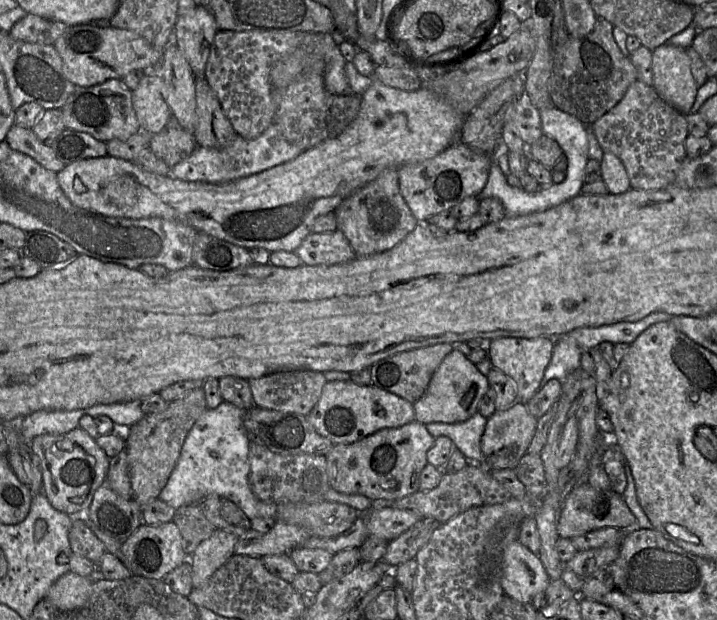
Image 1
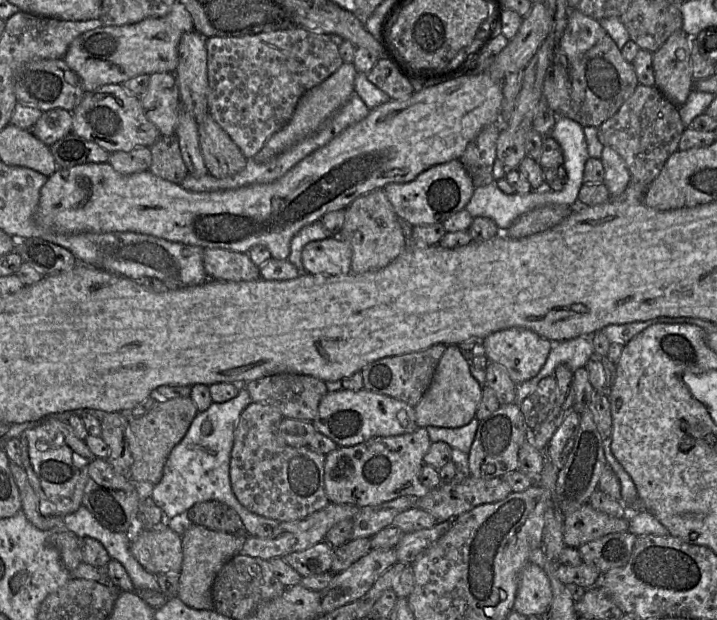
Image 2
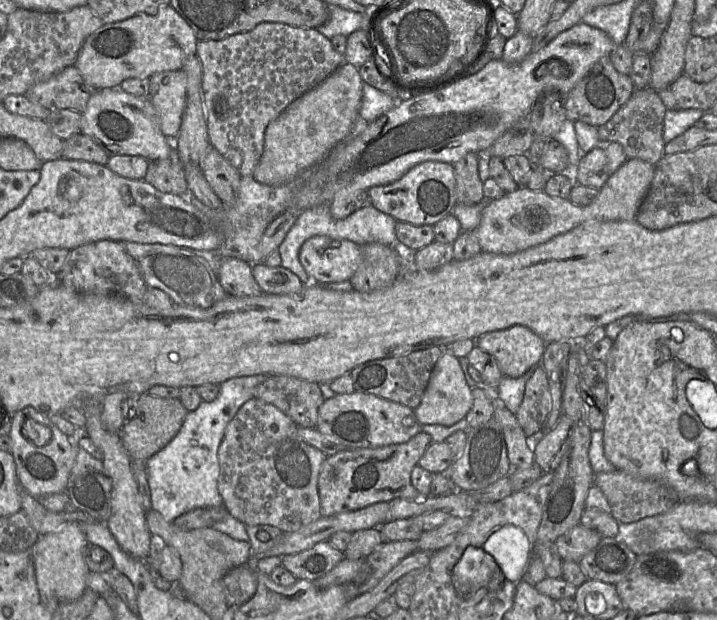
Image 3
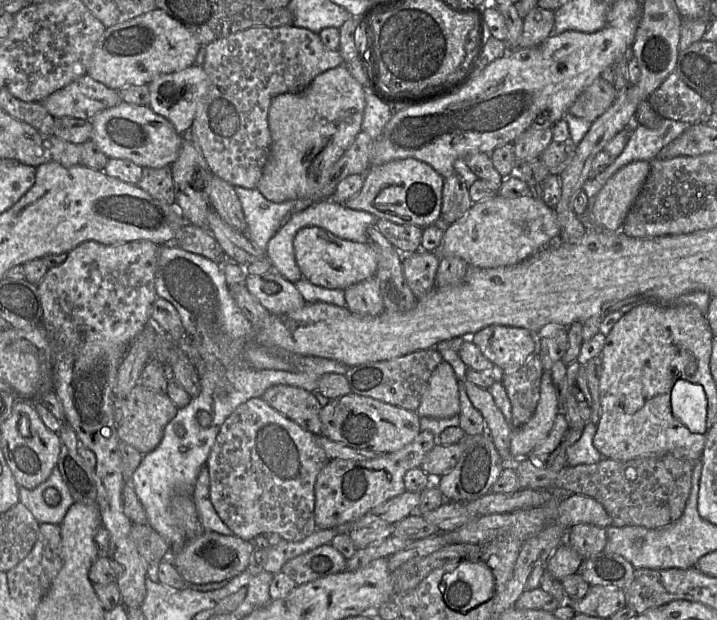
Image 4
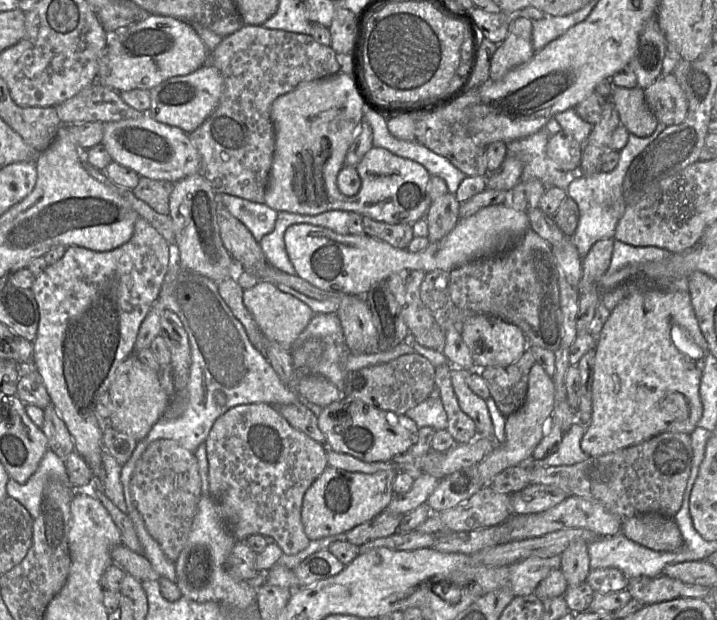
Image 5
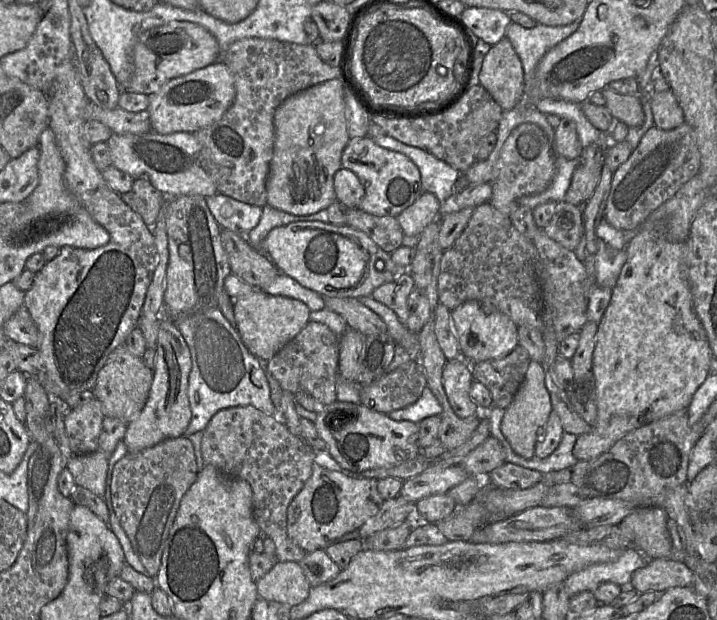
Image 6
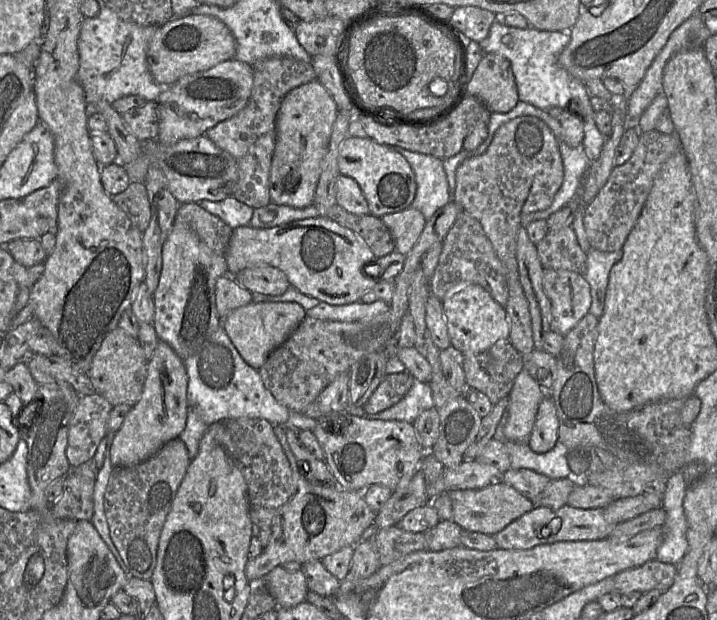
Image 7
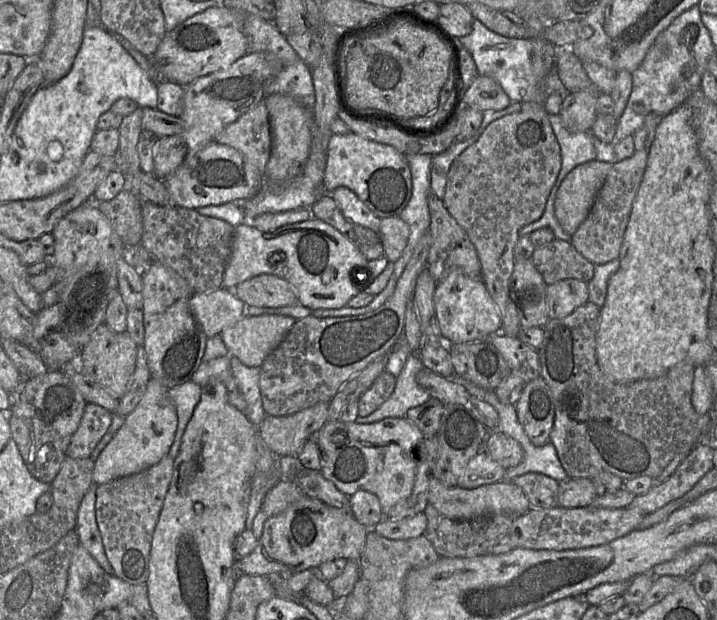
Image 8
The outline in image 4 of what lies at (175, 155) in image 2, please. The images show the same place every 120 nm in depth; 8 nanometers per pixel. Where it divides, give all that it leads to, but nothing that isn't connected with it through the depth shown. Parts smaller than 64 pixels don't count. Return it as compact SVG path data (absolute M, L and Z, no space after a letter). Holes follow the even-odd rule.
M171 165L160 168L144 167L142 178L137 185L153 198L168 205L175 205Z

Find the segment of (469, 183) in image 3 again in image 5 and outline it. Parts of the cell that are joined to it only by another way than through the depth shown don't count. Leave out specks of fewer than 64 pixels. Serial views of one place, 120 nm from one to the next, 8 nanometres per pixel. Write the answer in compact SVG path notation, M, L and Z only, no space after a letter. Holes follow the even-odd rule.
M449 192L431 202L425 215L430 243L439 241L455 228L460 220L459 207L455 194Z

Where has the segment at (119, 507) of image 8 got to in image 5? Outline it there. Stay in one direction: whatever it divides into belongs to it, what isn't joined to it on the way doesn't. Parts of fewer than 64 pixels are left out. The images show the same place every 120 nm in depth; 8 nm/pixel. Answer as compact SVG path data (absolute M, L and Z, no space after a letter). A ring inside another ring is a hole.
M174 440L151 442L136 463L130 491L148 533L158 542L165 556L174 562L185 546L202 496L194 453Z

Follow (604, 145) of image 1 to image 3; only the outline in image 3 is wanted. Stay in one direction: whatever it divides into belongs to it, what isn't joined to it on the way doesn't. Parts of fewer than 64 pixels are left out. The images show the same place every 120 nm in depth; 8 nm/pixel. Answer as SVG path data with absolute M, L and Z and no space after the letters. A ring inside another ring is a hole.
M635 89L610 120L598 127L598 135L603 144L613 141L620 143L627 158L638 158L656 165L664 156L666 143L663 140L663 125L666 111L667 108L655 89Z

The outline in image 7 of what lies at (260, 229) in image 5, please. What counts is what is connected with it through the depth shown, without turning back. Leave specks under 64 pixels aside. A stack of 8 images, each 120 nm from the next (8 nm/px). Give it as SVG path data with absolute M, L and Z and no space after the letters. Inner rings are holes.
M227 197L221 201L202 200L198 205L210 214L219 217L233 230L247 226L252 218L254 209L239 202L234 197Z

